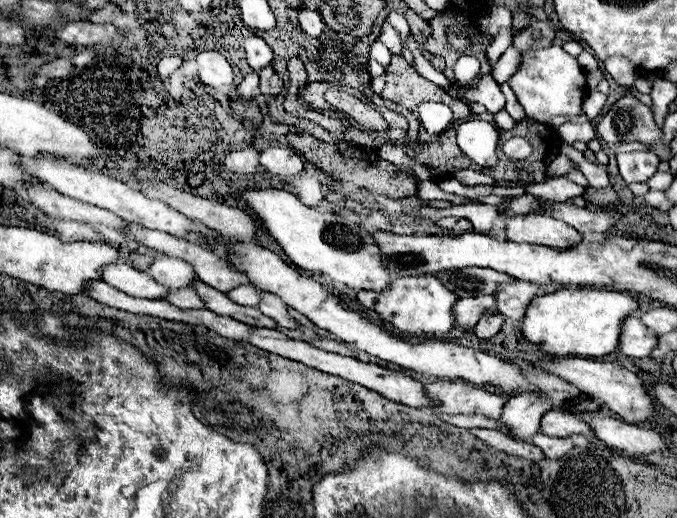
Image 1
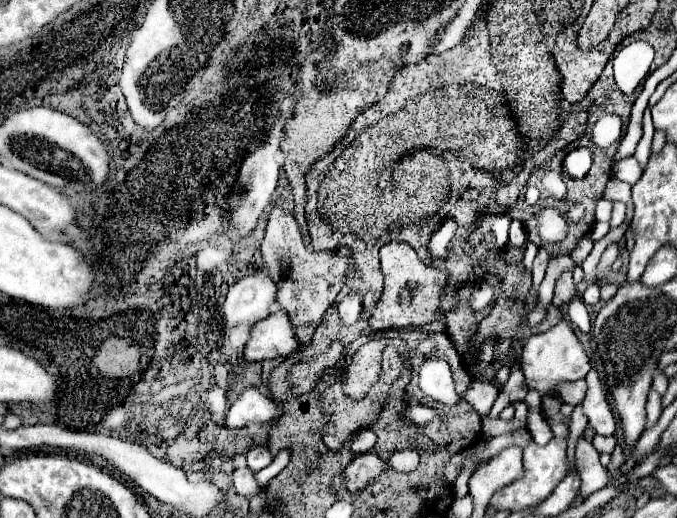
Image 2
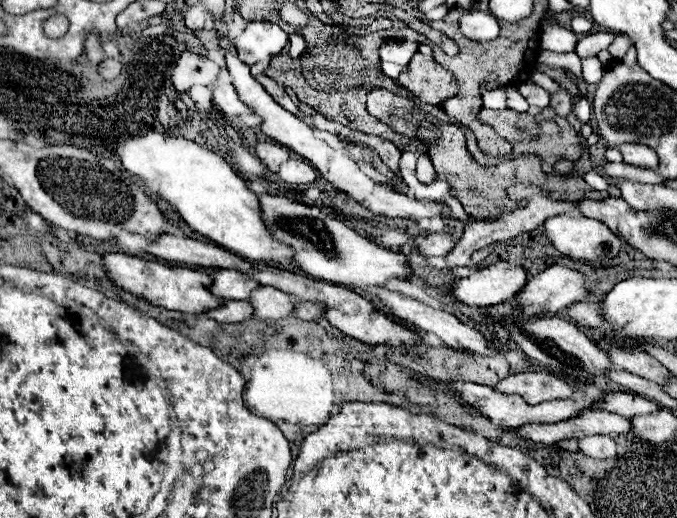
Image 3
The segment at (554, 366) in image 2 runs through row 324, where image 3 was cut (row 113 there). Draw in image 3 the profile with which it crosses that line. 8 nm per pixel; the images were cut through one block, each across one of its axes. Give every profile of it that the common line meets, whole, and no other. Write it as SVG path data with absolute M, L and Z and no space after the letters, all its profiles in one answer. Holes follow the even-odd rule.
M560 86L558 92L550 94L550 108L552 108L558 116L564 116L564 118L566 118L566 116L572 112L574 102L576 102L574 94L572 94L570 90L562 88L562 86Z

